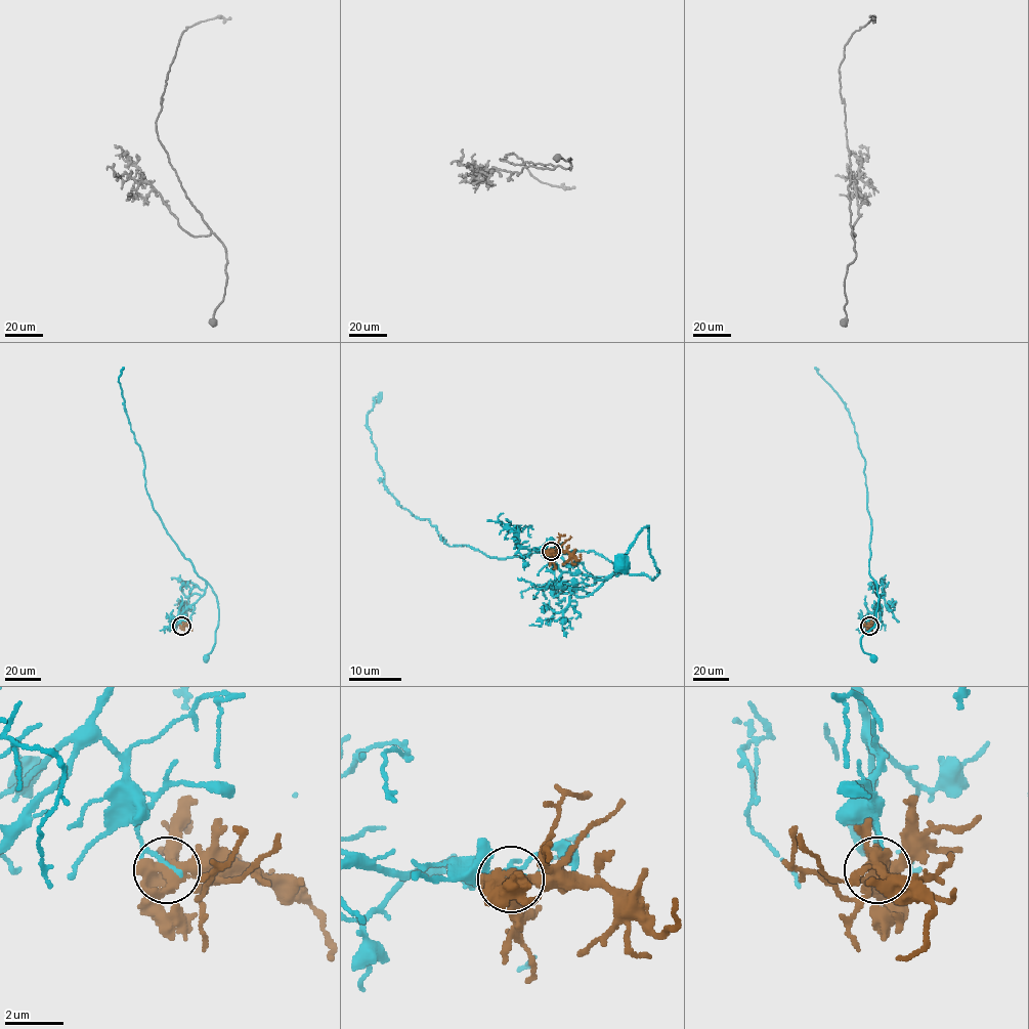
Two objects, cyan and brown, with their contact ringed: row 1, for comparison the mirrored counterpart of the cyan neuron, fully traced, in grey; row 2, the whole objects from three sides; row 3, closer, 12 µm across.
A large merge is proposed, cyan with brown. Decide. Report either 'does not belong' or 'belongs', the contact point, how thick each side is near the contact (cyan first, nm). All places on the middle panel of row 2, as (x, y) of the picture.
does not belong | (551, 551) | 140/440 nm

